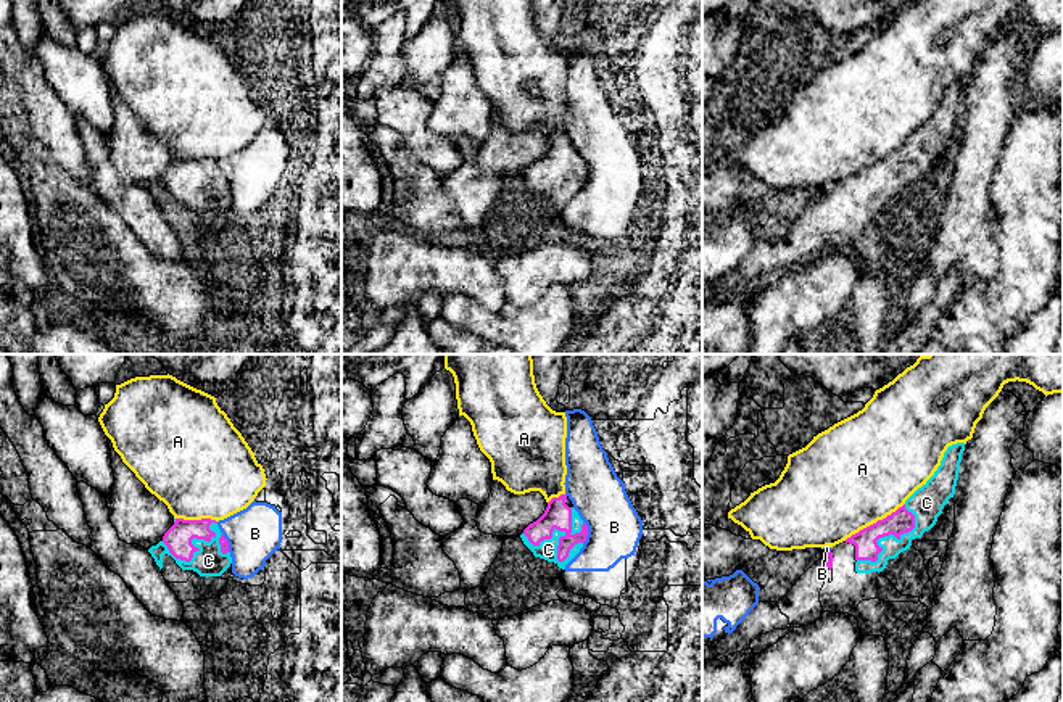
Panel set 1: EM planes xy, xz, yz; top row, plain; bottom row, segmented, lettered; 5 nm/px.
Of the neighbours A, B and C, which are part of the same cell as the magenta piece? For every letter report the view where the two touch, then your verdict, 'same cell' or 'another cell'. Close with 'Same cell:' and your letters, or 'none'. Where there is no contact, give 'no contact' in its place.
A: contact in yz; another cell
B: contact in xz; another cell
C: contact in xy; same cell
Same cell: C

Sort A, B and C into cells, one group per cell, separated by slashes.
A B / C

